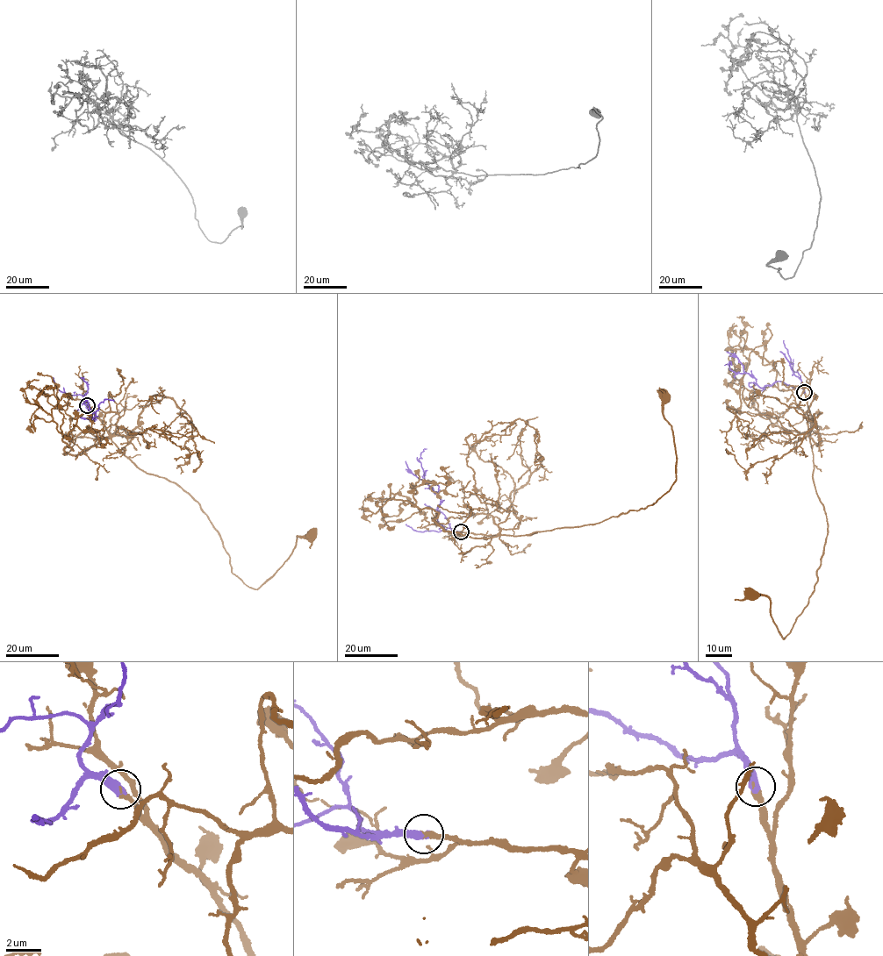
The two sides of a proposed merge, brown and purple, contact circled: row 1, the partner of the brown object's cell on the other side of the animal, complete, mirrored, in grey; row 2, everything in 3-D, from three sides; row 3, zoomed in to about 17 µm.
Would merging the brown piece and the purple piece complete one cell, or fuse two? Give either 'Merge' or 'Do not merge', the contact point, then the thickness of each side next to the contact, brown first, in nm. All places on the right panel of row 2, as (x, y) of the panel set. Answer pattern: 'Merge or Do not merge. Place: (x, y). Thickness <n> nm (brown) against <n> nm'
Merge. Place: (804, 392). Thickness 280 nm (brown) against 550 nm

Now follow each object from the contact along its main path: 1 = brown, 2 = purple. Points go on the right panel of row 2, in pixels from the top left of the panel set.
1: (804, 392), (812, 421), (813, 476), (828, 531), (814, 589), (784, 638), (770, 612), (770, 599), (752, 595)
2: (804, 392), (800, 387), (781, 381), (761, 388), (747, 373), (736, 374), (729, 368), (730, 361), (728, 367)

